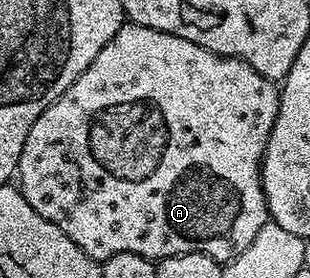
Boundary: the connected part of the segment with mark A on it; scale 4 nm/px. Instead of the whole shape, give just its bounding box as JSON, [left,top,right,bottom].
[17,23,279,262]

